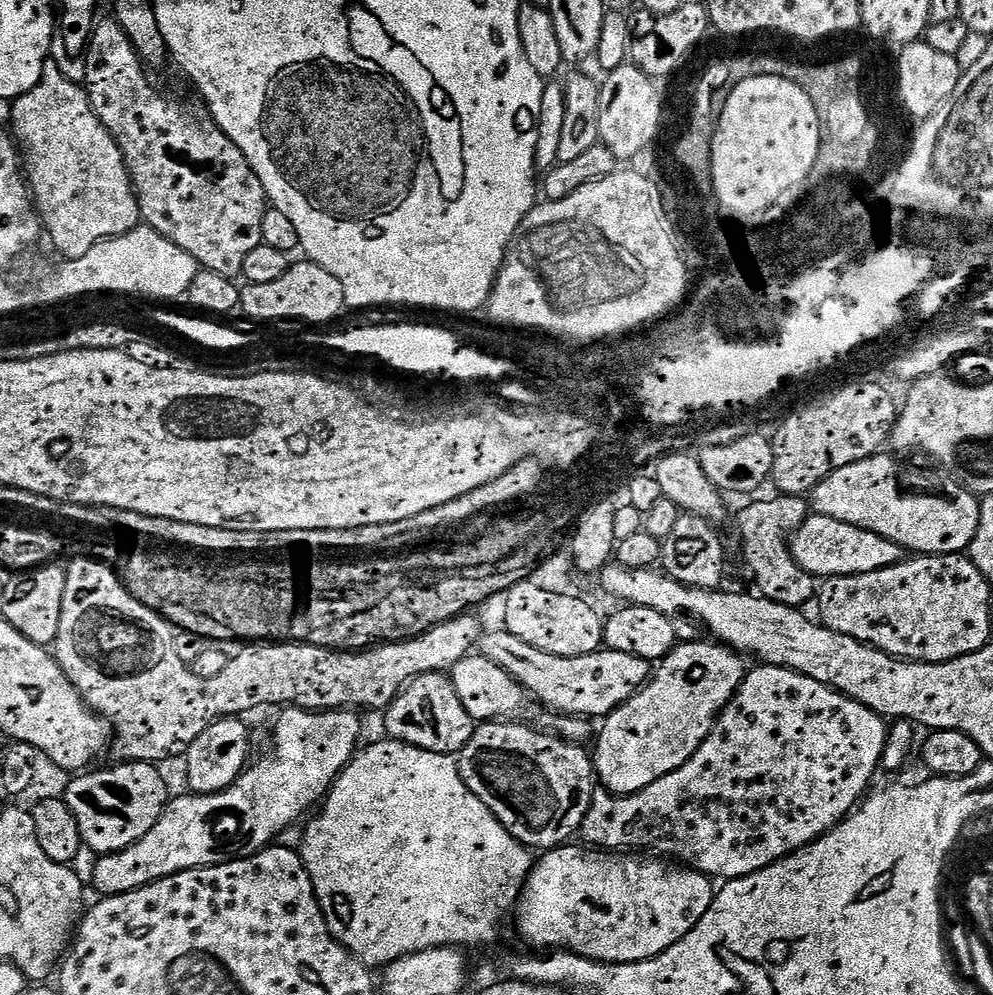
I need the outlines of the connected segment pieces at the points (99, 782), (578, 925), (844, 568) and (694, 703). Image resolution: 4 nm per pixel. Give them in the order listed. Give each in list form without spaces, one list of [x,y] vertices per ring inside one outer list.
[[[120,762],[117,768],[104,768],[101,772],[85,771],[71,777],[62,799],[70,806],[70,814],[78,822],[83,847],[96,852],[97,857],[109,856],[126,846],[137,844],[158,822],[169,797],[166,785],[152,762]]]
[[[569,842],[559,848],[549,848],[541,856],[544,857],[541,860],[539,857],[533,863],[532,872],[528,875],[527,882],[524,883],[524,889],[520,891],[520,898],[516,901],[514,909],[516,928],[520,931],[521,938],[532,947],[532,950],[540,950],[536,948],[571,950],[578,956],[585,956],[587,960],[598,960],[601,964],[642,962],[662,954],[670,946],[674,946],[682,938],[686,938],[686,934],[690,934],[690,930],[694,930],[694,926],[698,926],[698,922],[704,917],[706,910],[710,910],[712,905],[713,881],[704,873],[696,871],[695,868],[687,867],[680,862],[673,862],[668,858],[657,858],[652,854],[633,854],[628,850],[601,850],[591,846],[581,846],[576,842]]]
[[[815,514],[804,520],[790,543],[795,561],[812,576],[824,580],[833,576],[873,573],[874,570],[900,564],[906,558],[906,550],[893,540],[882,538],[873,531]]]
[[[689,639],[689,644],[677,643],[676,647],[655,665],[647,684],[636,692],[622,706],[615,708],[609,716],[603,717],[600,737],[594,748],[594,767],[597,781],[616,796],[629,796],[641,792],[646,786],[658,782],[666,774],[678,770],[702,746],[704,739],[712,733],[717,718],[724,713],[724,707],[734,698],[740,683],[746,675],[744,660],[739,651],[727,644],[712,640],[698,642]]]

